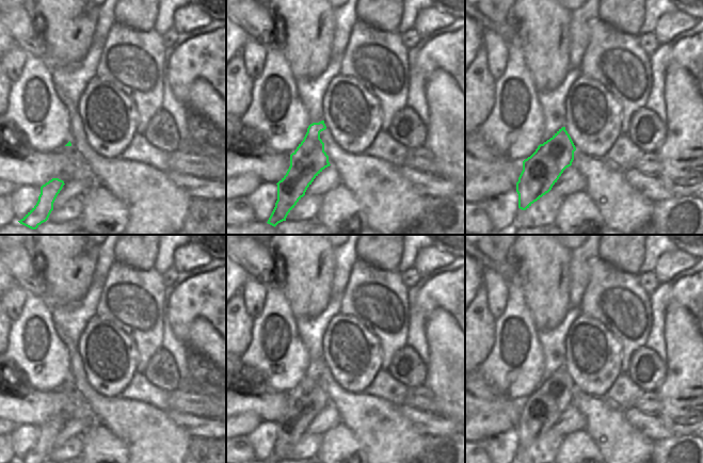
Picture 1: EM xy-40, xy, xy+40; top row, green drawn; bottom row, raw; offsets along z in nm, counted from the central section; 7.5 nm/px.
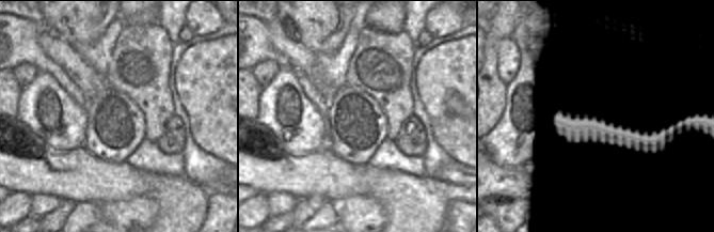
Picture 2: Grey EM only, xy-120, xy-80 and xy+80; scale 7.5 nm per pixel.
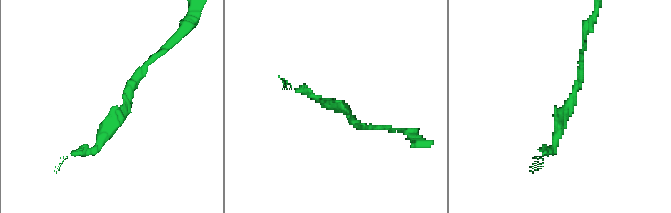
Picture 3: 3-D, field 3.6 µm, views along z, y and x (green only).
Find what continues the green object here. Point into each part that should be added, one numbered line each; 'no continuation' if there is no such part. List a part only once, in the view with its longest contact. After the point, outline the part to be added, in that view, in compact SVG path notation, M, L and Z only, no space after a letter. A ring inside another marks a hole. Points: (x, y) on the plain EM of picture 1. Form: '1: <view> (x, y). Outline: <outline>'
no continuation.

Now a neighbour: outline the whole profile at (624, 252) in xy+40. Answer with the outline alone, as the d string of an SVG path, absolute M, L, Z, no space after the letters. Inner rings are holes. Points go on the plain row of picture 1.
M602 235L597 257L628 274L639 274L646 235Z

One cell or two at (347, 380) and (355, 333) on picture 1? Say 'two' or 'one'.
one

